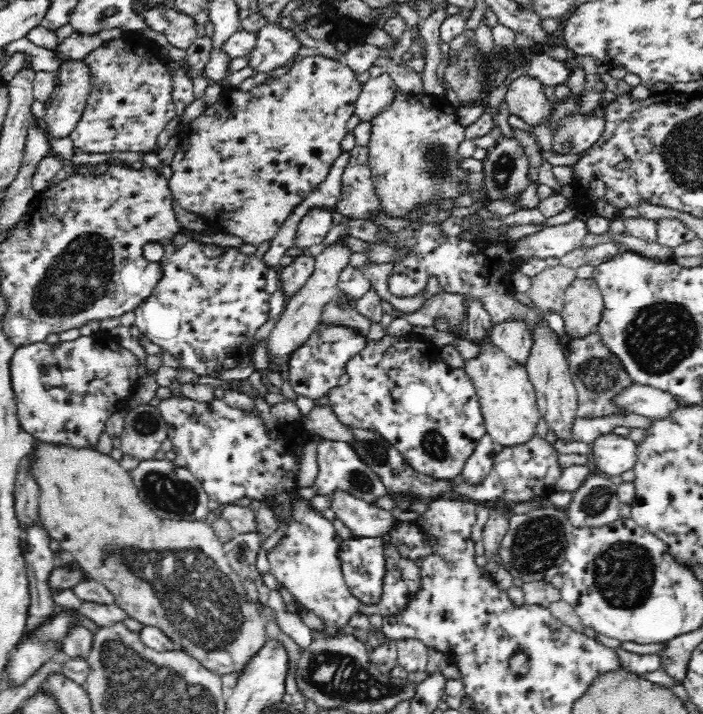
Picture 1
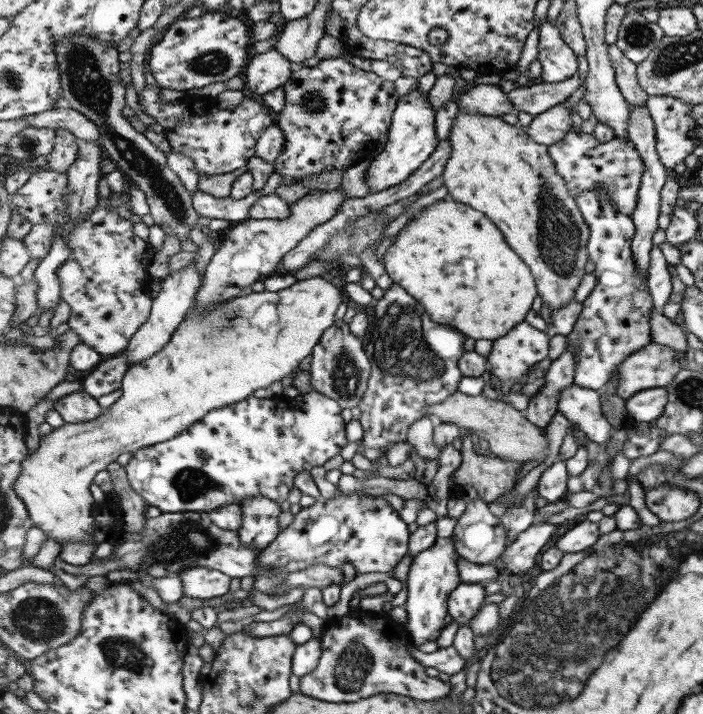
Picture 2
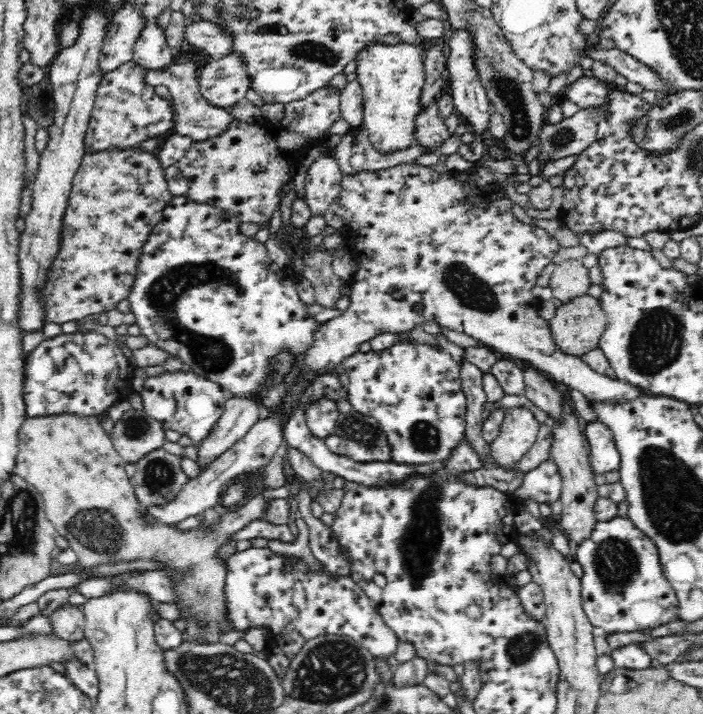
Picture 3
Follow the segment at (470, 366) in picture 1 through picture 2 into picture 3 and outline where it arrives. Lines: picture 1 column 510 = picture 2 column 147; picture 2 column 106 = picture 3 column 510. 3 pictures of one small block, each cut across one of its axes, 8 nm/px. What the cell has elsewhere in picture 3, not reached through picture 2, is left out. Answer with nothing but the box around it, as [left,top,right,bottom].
[488,406,538,470]

